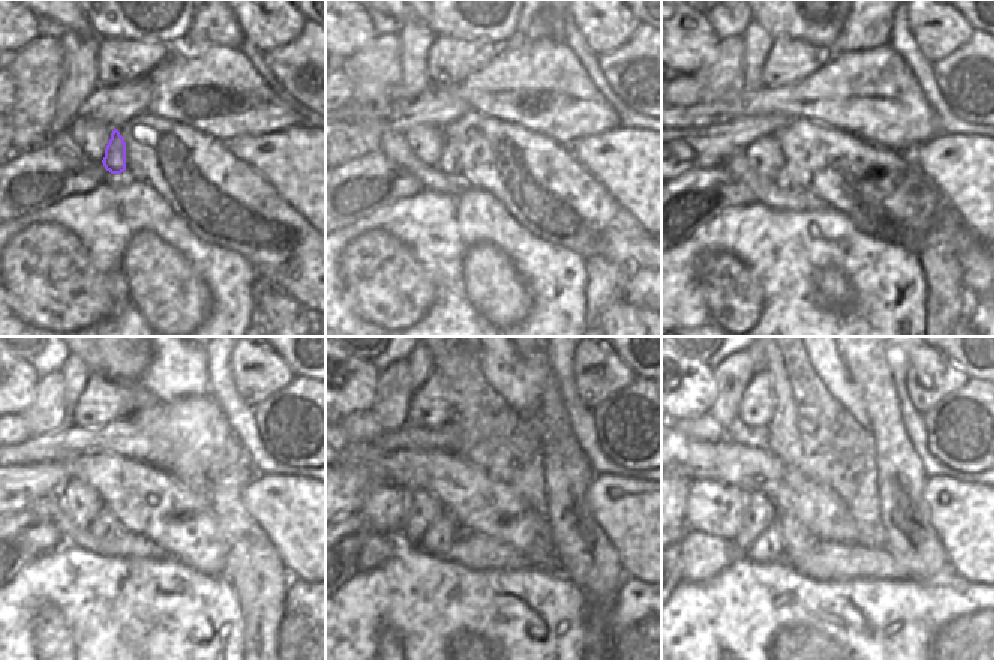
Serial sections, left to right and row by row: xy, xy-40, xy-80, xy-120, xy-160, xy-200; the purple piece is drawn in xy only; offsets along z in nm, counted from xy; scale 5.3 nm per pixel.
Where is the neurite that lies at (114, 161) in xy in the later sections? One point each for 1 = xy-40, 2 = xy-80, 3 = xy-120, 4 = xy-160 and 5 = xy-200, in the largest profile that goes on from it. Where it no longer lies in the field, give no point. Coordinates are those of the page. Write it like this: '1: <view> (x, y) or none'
1: xy-40 (449, 164)
2: xy-80 (781, 180)
3: xy-120 (105, 524)
4: xy-160 (438, 537)
5: xy-200 (768, 548)

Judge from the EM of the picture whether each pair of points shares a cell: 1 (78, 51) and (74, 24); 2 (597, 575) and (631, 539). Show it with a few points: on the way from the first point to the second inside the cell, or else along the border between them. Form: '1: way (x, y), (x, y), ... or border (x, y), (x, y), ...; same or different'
1: border (66, 29), (83, 38), (96, 36); different
2: border (597, 525), (627, 578); different

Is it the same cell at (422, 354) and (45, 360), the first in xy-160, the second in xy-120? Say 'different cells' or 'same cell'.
different cells

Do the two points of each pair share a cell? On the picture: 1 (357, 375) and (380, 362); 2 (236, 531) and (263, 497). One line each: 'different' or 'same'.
1: different
2: different

